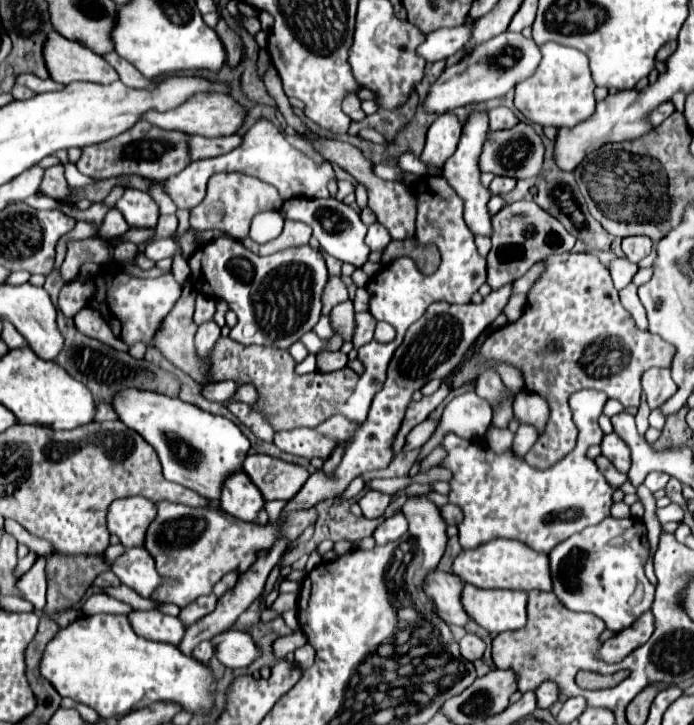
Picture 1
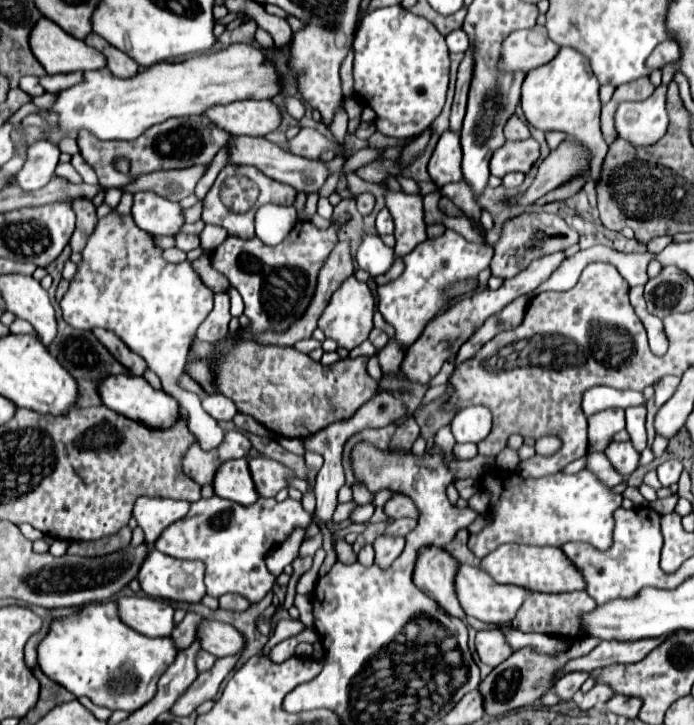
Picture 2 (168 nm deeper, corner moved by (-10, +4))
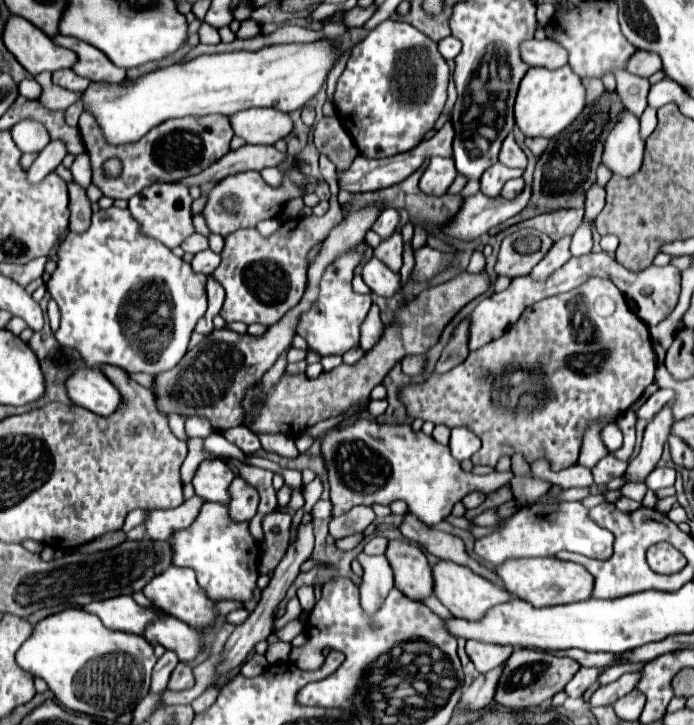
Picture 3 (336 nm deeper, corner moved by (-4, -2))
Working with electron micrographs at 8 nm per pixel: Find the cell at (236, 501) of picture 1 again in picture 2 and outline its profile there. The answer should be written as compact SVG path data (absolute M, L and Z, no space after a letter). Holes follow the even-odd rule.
M235 458L231 462L223 462L223 466L219 466L219 470L215 472L215 482L211 486L219 498L243 506L249 506L259 498L247 468L247 458Z

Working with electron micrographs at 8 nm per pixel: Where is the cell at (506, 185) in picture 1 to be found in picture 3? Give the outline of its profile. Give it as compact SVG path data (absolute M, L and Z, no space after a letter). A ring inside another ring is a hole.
M523 178L509 180L509 182L505 182L505 186L503 186L503 190L501 190L501 196L503 196L503 198L513 198L513 196L517 196L517 192L521 192L523 186L525 186Z

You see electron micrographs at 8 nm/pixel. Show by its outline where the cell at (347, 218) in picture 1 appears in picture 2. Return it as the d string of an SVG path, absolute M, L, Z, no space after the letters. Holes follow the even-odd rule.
M365 236L357 250L357 262L361 270L367 270L373 278L385 274L393 264L393 248L385 246L379 236Z

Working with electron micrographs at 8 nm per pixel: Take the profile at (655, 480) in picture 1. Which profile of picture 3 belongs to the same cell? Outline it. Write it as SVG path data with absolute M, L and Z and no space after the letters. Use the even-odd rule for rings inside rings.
M655 468L647 478L645 484L651 490L659 490L665 486L673 486L675 484L675 468Z

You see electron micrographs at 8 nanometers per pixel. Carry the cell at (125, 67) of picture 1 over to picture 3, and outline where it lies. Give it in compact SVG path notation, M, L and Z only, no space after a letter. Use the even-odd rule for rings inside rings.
M55 36L53 38L59 46L71 48L73 52L77 52L77 64L73 66L73 70L91 80L91 82L117 82L115 78L115 64L103 54L99 52L95 46L81 42L77 38L69 38L69 36Z

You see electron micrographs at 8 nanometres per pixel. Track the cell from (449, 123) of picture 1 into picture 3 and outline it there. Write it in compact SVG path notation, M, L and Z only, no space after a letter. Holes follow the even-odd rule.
M433 156L427 170L421 176L419 188L431 196L443 196L447 188L453 184L455 176L457 176L457 170L453 168L453 158Z

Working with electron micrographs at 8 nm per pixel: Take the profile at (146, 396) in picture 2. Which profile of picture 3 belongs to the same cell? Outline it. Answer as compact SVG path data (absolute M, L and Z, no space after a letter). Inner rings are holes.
M87 368L73 376L69 380L69 398L75 406L83 406L97 416L111 416L123 404L121 392L99 368Z

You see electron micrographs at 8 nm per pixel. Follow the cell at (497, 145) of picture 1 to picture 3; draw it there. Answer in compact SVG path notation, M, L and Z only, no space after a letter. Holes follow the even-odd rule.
M495 162L481 176L481 192L487 196L497 196L507 180L519 178L521 174L523 174L523 170L519 170L519 168L509 168L509 166L503 166L501 162Z

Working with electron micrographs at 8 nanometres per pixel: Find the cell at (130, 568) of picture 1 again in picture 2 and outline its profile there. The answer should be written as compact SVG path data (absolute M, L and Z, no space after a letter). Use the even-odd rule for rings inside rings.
M151 550L145 564L139 570L139 582L141 588L147 596L151 598L163 598L163 600L175 600L175 602L189 602L189 604L197 604L201 602L201 598L205 596L205 584L203 584L203 562L195 560L191 562L191 566L183 560L171 558L167 554L159 554L159 550Z

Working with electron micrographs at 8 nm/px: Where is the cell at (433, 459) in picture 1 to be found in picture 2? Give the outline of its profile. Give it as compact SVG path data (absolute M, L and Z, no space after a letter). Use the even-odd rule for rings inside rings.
M456 443L453 452L458 459L467 460L472 459L478 454L477 445L473 443Z

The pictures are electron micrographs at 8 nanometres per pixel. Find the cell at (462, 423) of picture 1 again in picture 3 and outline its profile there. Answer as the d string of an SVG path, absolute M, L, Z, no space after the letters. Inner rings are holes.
M461 426L461 428L453 428L451 430L451 442L449 442L451 454L455 460L465 460L471 458L479 448L481 448L481 440L477 438L477 434L473 434L469 428Z

